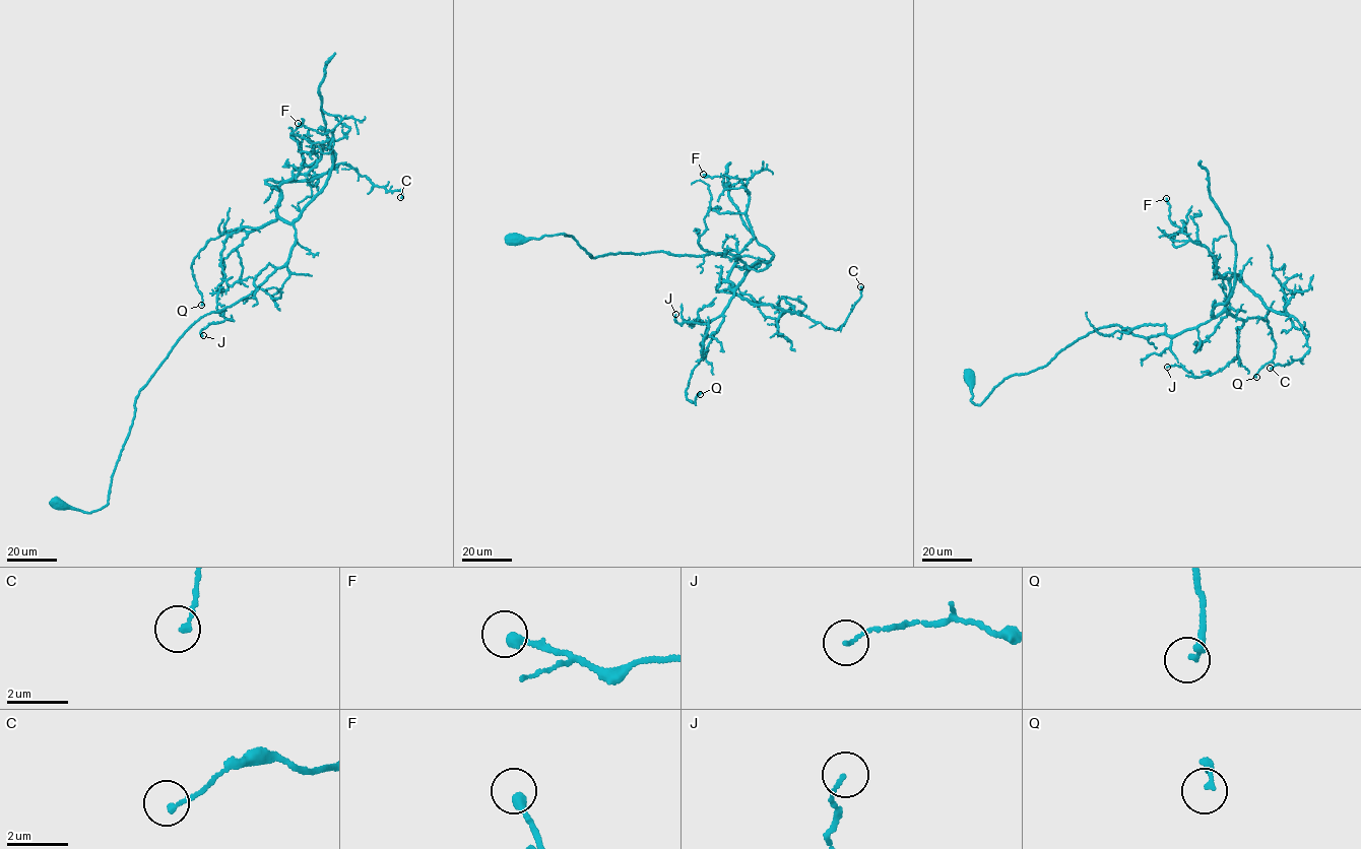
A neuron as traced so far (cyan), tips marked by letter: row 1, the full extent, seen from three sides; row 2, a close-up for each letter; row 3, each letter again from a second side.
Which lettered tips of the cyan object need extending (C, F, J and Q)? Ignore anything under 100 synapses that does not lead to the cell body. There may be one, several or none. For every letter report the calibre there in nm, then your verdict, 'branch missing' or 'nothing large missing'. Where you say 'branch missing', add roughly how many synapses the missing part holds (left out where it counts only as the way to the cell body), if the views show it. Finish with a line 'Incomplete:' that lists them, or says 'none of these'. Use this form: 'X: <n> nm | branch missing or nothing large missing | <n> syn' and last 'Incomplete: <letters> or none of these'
C: 150 nm | nothing large missing
F: 320 nm | nothing large missing
J: 100 nm | nothing large missing
Q: 180 nm | nothing large missing
Incomplete: none of these

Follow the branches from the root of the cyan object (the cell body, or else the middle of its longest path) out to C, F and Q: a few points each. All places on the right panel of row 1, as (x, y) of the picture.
C: (970, 375), (978, 405), (1101, 328), (1199, 326), (1238, 274), (1310, 347), (1270, 368)
F: (970, 375), (978, 405), (1002, 380), (1101, 328), (1169, 337), (1221, 314), (1229, 279), (1172, 223), (1166, 198)
Q: (970, 375), (978, 405), (1002, 380), (1101, 328), (1169, 337), (1225, 312), (1268, 321), (1275, 356), (1256, 377)

